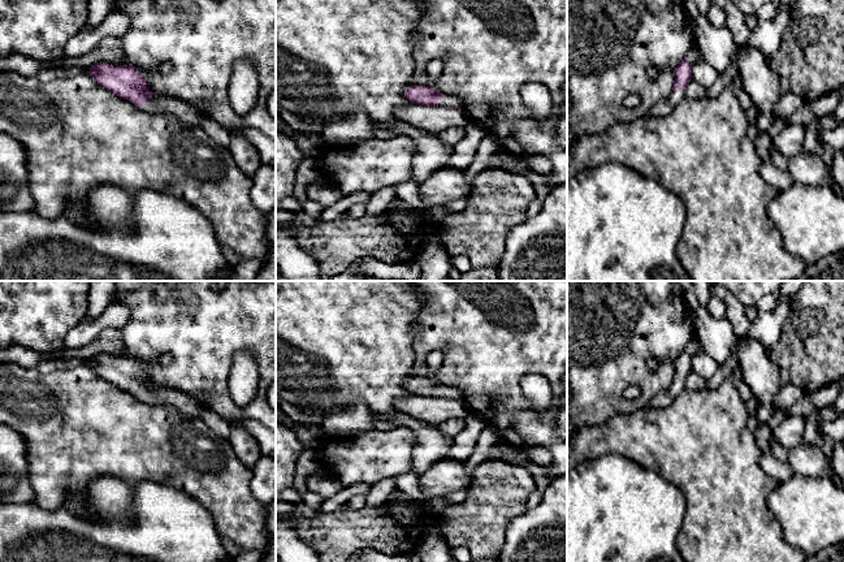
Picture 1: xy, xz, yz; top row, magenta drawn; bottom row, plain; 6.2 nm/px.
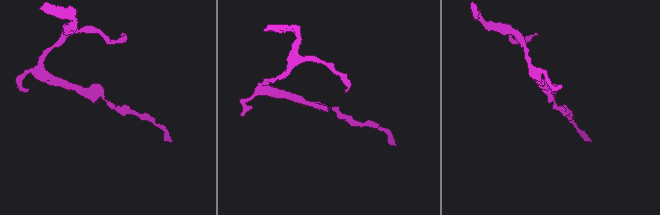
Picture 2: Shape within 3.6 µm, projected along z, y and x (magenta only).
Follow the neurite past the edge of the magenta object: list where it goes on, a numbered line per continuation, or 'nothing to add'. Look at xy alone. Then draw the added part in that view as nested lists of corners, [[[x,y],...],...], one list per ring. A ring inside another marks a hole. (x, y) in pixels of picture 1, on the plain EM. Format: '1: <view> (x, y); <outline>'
1: xy (171, 397); [[[156,385],[144,393],[140,401],[150,405],[169,406],[191,418],[200,418],[203,410],[203,407],[190,395],[173,388]]]

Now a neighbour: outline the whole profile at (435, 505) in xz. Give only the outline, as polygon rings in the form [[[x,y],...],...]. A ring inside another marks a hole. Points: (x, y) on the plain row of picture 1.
[[[445,497],[429,498],[424,503],[427,509],[433,514],[438,514],[441,510],[450,505]]]

